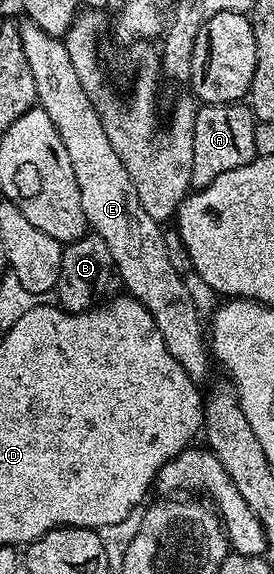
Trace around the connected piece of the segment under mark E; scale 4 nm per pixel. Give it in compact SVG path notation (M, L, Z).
M30 19L20 24L22 51L26 53L26 62L30 62L30 74L34 74L34 90L39 107L50 114L50 122L54 122L54 130L66 145L70 154L70 162L74 166L74 178L78 178L78 194L82 198L82 214L85 225L95 235L110 246L112 263L118 273L118 280L125 284L127 295L136 297L146 306L146 310L154 318L154 326L158 326L158 334L162 334L162 342L166 350L192 380L203 382L208 376L208 360L210 348L206 343L206 328L200 325L202 316L196 311L194 301L187 290L185 277L170 262L170 254L164 241L165 229L146 210L142 210L142 202L138 202L138 190L134 190L134 182L130 174L126 174L126 166L114 154L114 146L110 146L110 138L106 138L106 130L102 126L102 118L98 110L90 102L78 73L74 71L74 62L70 62L70 50L66 50L63 39L46 34Z

